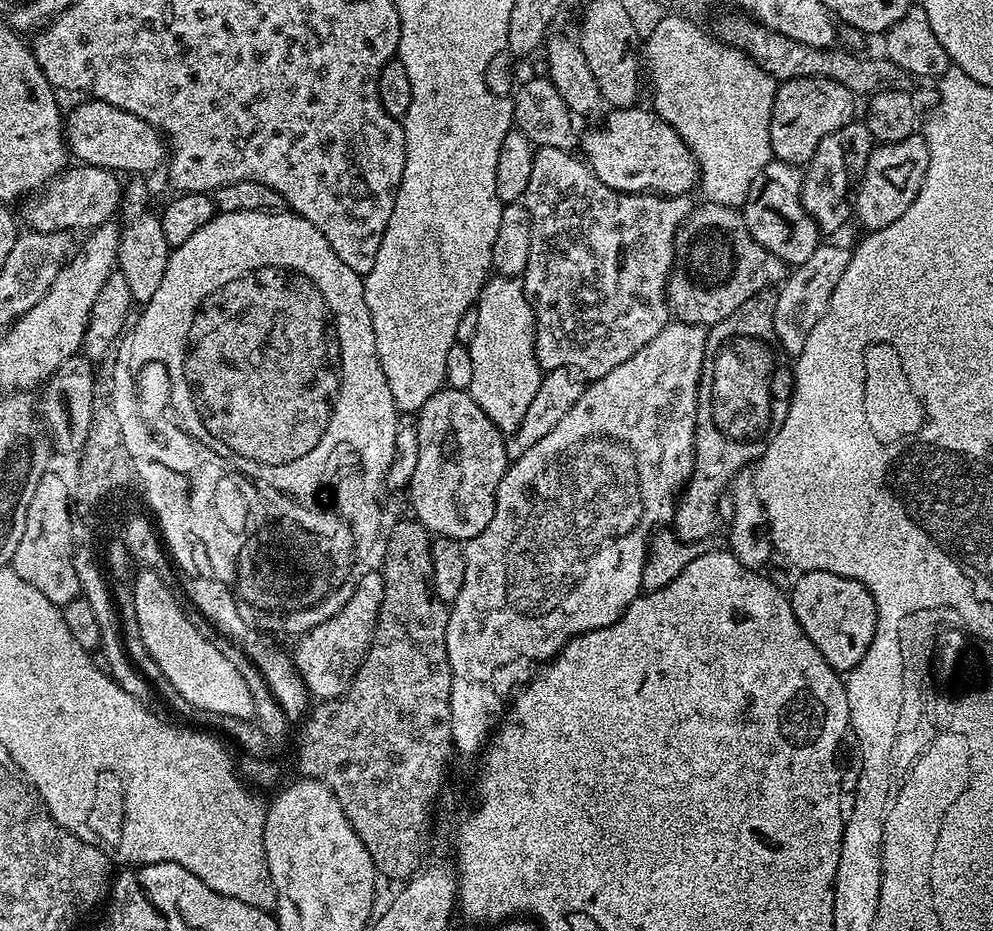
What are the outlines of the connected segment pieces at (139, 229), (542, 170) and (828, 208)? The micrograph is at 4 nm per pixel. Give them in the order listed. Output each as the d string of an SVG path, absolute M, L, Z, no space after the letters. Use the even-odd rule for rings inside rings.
M132 178L122 188L122 216L128 221L123 221L116 255L116 268L126 278L130 294L137 305L143 306L154 298L158 286L162 286L162 278L166 274L169 247L166 234L162 234L159 215L154 211L148 212L148 188L143 184L143 179Z
M536 154L533 158L533 166L530 171L529 184L522 197L522 203L527 208L530 214L530 222L532 223L532 233L530 234L530 258L526 262L526 270L523 274L524 293L532 307L532 313L536 316L536 357L540 363L541 369L551 370L554 368L567 368L581 377L588 376L589 381L602 378L606 374L610 374L610 370L614 370L614 366L622 366L622 362L626 362L626 358L634 358L634 354L638 354L638 350L642 350L642 346L646 346L658 335L664 328L664 325L669 323L670 313L668 311L668 302L664 295L666 288L663 286L664 275L668 271L669 260L671 259L671 238L672 232L675 232L676 224L679 224L681 216L684 216L684 211L690 208L690 200L688 196L658 196L655 192L619 192L610 186L606 186L601 180L596 177L592 169L579 155L568 156L572 154Z
M853 120L834 134L828 134L819 142L814 156L804 170L802 194L803 208L814 218L816 227L828 236L838 231L852 216L850 188L848 192L848 154L867 155L874 146L873 136L860 120Z

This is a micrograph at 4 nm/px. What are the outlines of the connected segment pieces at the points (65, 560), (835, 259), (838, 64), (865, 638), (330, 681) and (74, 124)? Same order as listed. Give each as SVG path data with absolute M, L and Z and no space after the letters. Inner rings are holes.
M55 470L45 472L38 486L34 486L34 498L30 498L30 506L26 510L26 526L10 567L18 578L22 578L22 582L30 582L38 594L57 606L69 604L80 596L80 583L78 574L74 574L72 557L72 520L74 513L69 507L63 475Z
M821 243L819 248L806 258L806 262L795 265L784 277L776 292L774 306L774 334L778 334L780 351L789 358L802 354L806 346L806 338L810 338L810 330L822 318L828 309L830 298L834 294L834 286L838 286L838 278L842 278L846 266L850 266L851 251L840 244Z
M724 10L717 16L720 17L713 22L713 29L711 28L716 39L730 45L731 48L745 52L759 68L766 70L766 74L770 74L777 82L811 76L830 78L830 82L846 86L846 90L850 90L853 96L867 98L875 92L885 92L887 88L903 89L904 83L910 80L908 73L885 58L871 60L868 56L855 56L852 52L843 52L840 46L806 46L806 42L794 42L794 38L786 38L786 34L778 34L762 26L757 20L739 10Z
M800 572L790 591L792 613L802 626L806 638L818 646L822 658L835 672L847 674L870 650L876 629L876 603L862 582L842 578L829 572Z
M383 571L368 572L361 580L358 580L352 597L340 612L334 614L328 621L322 622L321 625L314 626L312 630L295 641L295 666L313 697L325 701L343 696L349 684L352 683L357 668L363 662L369 644L372 643L383 597Z
M91 98L85 100L85 104L67 113L64 121L64 138L77 161L117 174L144 174L140 172L152 172L165 163L166 141L157 128L126 110L118 110L118 106Z

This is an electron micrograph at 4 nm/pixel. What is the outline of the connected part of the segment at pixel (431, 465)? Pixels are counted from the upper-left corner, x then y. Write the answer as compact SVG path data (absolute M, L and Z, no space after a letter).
M446 386L418 413L418 452L410 476L413 515L431 535L467 542L490 524L496 492L509 466L507 441L466 390Z

